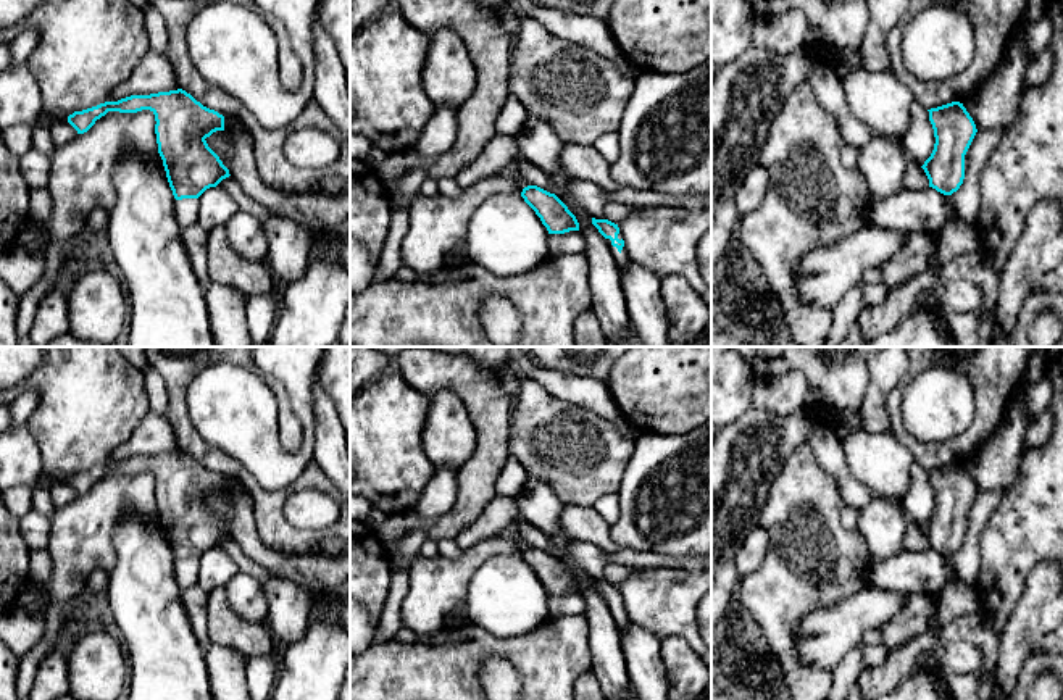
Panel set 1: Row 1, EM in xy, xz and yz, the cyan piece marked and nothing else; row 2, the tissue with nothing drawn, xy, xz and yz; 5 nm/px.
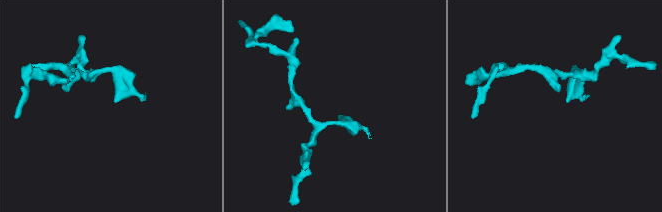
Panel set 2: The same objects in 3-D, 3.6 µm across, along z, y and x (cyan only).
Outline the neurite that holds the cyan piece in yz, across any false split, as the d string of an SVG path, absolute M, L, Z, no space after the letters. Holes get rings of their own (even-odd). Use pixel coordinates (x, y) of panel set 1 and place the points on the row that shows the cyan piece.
M952 102L928 111L936 144L931 156L921 168L929 179L929 187L944 195L952 195L963 184L965 155L978 129L960 102Z

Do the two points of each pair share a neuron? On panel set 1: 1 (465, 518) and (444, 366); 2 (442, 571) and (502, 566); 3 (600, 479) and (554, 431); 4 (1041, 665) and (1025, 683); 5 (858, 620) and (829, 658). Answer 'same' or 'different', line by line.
1: same
2: different
3: same
4: same
5: same

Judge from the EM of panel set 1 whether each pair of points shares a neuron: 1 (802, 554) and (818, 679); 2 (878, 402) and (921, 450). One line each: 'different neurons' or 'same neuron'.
1: same neuron
2: different neurons

